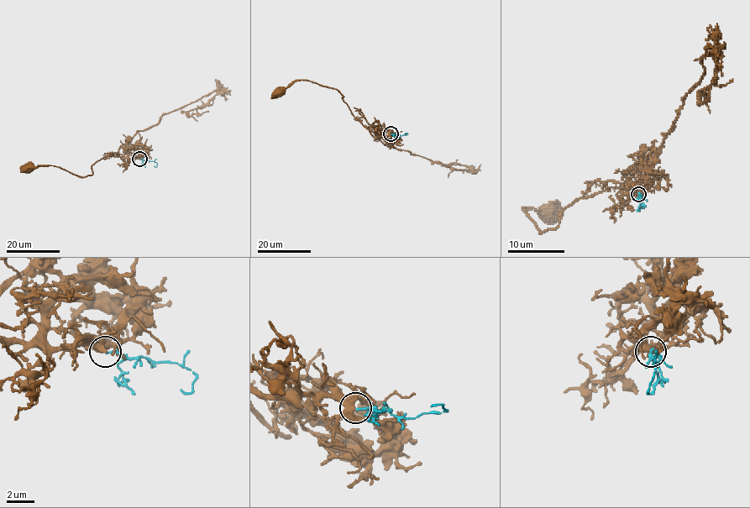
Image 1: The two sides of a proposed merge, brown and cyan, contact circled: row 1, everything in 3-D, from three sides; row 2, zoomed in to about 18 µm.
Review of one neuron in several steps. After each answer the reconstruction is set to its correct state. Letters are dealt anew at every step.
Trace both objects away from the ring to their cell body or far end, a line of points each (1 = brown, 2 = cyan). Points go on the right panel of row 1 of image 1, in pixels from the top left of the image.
1: (638, 194), (607, 186), (597, 194), (575, 198), (563, 211), (558, 224), (542, 233), (523, 208), (548, 214)
2: (638, 194), (642, 198), (638, 210)

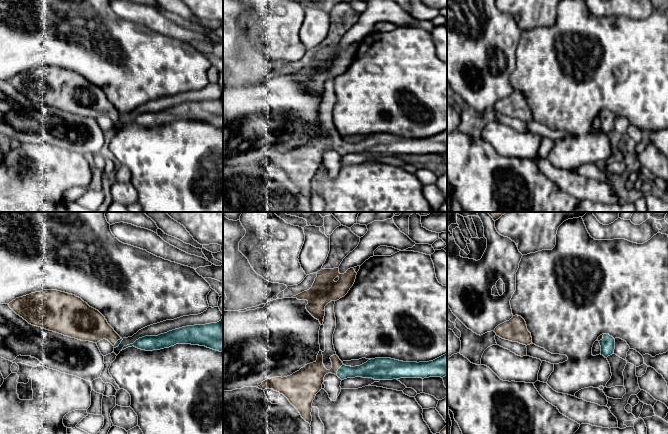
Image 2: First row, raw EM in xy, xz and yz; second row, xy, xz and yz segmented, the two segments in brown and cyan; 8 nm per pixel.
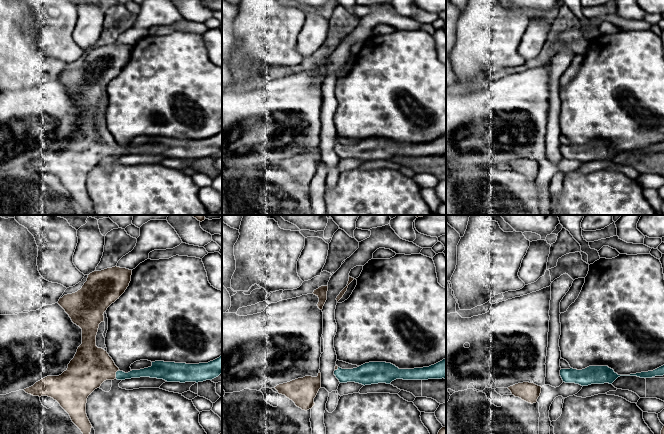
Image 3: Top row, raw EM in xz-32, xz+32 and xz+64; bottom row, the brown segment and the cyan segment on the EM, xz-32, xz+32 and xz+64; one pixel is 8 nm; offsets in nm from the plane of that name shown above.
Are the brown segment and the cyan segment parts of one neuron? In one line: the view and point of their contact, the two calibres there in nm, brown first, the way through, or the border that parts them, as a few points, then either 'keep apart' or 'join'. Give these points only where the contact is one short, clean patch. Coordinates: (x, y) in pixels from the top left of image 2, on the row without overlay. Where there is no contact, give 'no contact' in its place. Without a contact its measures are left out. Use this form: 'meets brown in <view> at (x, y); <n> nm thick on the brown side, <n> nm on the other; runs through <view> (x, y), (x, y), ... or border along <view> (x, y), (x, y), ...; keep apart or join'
meets brown in xz at (338, 144); 220 nm thick on the brown side, 130 nm on the other; runs through xz (309, 155), (317, 147), (338, 144), (342, 147), (369, 145); join

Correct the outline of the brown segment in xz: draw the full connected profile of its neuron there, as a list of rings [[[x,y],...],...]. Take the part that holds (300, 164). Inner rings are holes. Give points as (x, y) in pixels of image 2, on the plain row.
[[[320,126],[317,131],[317,136],[313,139],[305,141],[299,147],[287,153],[274,153],[262,158],[257,164],[273,165],[274,167],[283,170],[289,178],[298,186],[301,193],[311,201],[312,197],[312,179],[316,170],[322,165],[324,153],[328,149],[337,151],[341,156],[347,154],[372,154],[374,156],[393,156],[400,154],[429,154],[429,153],[445,153],[447,152],[447,130],[429,138],[403,138],[391,134],[375,134],[368,136],[360,142],[346,142],[342,139],[337,131],[330,133],[332,144],[327,146],[323,140],[323,131]]]

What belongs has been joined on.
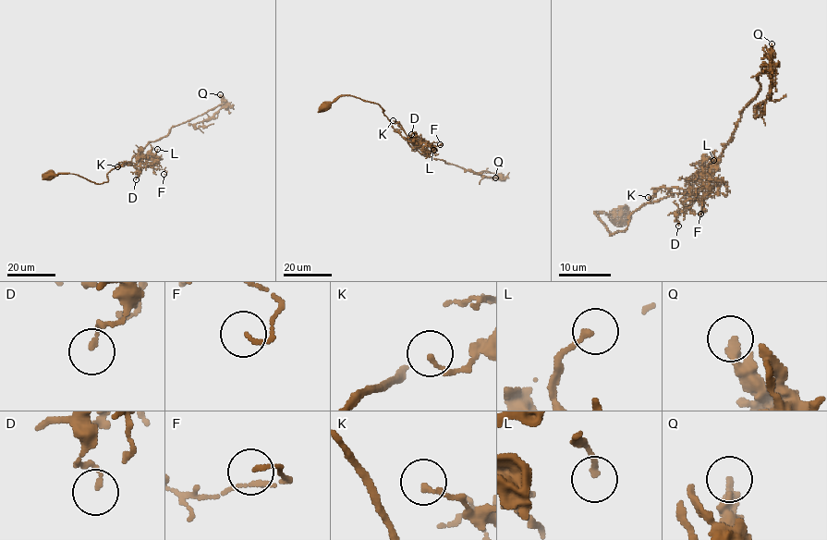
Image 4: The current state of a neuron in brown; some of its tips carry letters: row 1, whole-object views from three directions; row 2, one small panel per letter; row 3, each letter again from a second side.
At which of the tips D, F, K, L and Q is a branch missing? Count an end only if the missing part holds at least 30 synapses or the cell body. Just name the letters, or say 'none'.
none

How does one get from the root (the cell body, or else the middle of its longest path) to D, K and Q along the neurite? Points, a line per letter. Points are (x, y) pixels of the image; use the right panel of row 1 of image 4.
D: (618, 217), (595, 213), (614, 234), (643, 204), (689, 192), (695, 197), (676, 213), (678, 226)
K: (618, 217), (595, 213), (614, 234), (627, 227), (628, 217), (643, 204), (669, 195), (661, 188), (648, 197)
Q: (618, 217), (595, 213), (612, 234), (622, 232), (643, 204), (685, 192), (711, 166), (760, 90), (772, 43)

